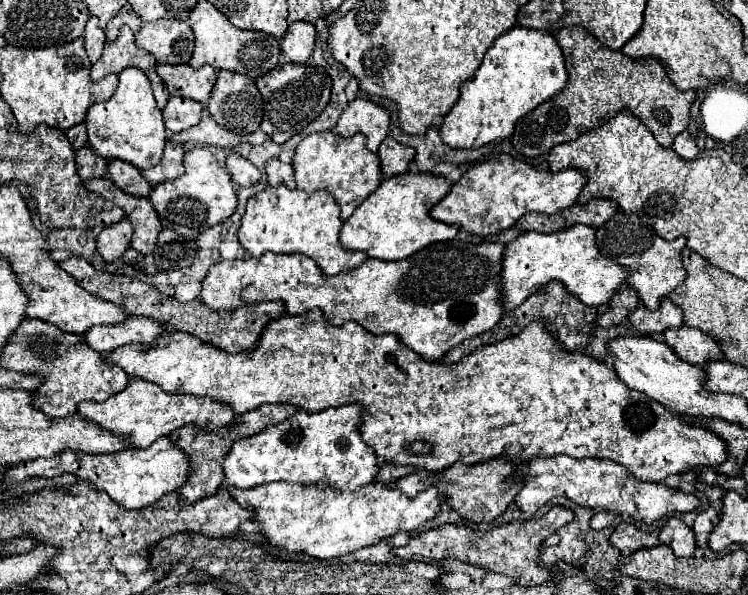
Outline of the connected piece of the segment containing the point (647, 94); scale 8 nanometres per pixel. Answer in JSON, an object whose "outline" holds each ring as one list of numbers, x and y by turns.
{"outline":[[582,26,562,28,554,34,554,38,564,52,568,84,562,92,516,122,516,130,512,134,516,152,526,158,548,154,554,146,570,142,582,132,602,126,620,110,630,110,664,148,668,148,672,140,688,128,690,106,696,98,696,92,678,90,658,60,632,60,622,52,604,46]]}

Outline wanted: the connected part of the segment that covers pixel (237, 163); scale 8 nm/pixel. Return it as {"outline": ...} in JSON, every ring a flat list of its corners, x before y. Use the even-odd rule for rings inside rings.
{"outline":[[236,152,226,156,226,170,232,176,232,182,236,182,238,186,252,186,252,184,258,184,260,180,258,168]]}

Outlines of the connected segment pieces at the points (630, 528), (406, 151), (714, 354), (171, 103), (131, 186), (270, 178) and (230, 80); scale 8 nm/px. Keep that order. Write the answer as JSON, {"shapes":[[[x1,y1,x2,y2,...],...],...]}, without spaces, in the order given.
{"shapes":[[[624,522,624,524,616,526,616,530,610,534,608,542,626,556,626,554,632,554,640,548,650,548,650,546,658,544,658,534,656,532,644,532,638,526]],[[392,136,384,138,376,154,380,158,380,170,384,176,398,176,406,172,410,160,414,158,414,150,398,144]],[[690,326,666,328,662,336,664,336,664,342,684,362,704,368,708,360,722,360,722,352,718,344,710,336,702,334,698,328,690,328]],[[170,96,162,114,164,114,166,130,174,134,174,132,182,132,190,126,196,126,200,122,202,104,182,98,182,96]],[[110,160,108,164,108,174,112,178,112,182,126,194,130,196,148,196,152,186,142,178,140,170,136,166,130,166,128,162,120,162,120,160]],[[278,158,266,162,266,182,268,186,286,184,288,188,294,188,294,168,292,164,282,164]],[[220,70,216,76,216,84,212,88,212,96,208,100,208,112,210,116,226,130,234,132,234,134,250,134,254,130,258,130,260,120,262,120,262,96,254,84,252,78,242,76,242,74,234,74,228,70]]]}

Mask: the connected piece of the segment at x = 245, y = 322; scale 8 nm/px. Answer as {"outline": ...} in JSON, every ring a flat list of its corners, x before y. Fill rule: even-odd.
{"outline":[[70,256,62,262,58,262,58,266,62,266,62,270,66,270,84,290,88,290,94,296,100,296,108,302,114,302,118,306,124,308,126,314,130,316,144,316,144,318,152,318,154,322,164,324,166,330,180,330,180,332,188,332,196,338,200,338,206,344,212,344,220,350,226,350,230,354,238,354,240,350,246,352,250,350,264,326,274,320,280,318,284,314,284,304,282,302,260,302,260,304,250,304,250,306,240,306,238,310,230,310,230,312,214,312,214,310,206,310,206,306,202,306,202,302,176,302,174,298,158,292,154,286,148,286,136,278,130,276,120,276,120,274,110,274,104,270,96,270,88,260,80,258,80,256]]}

